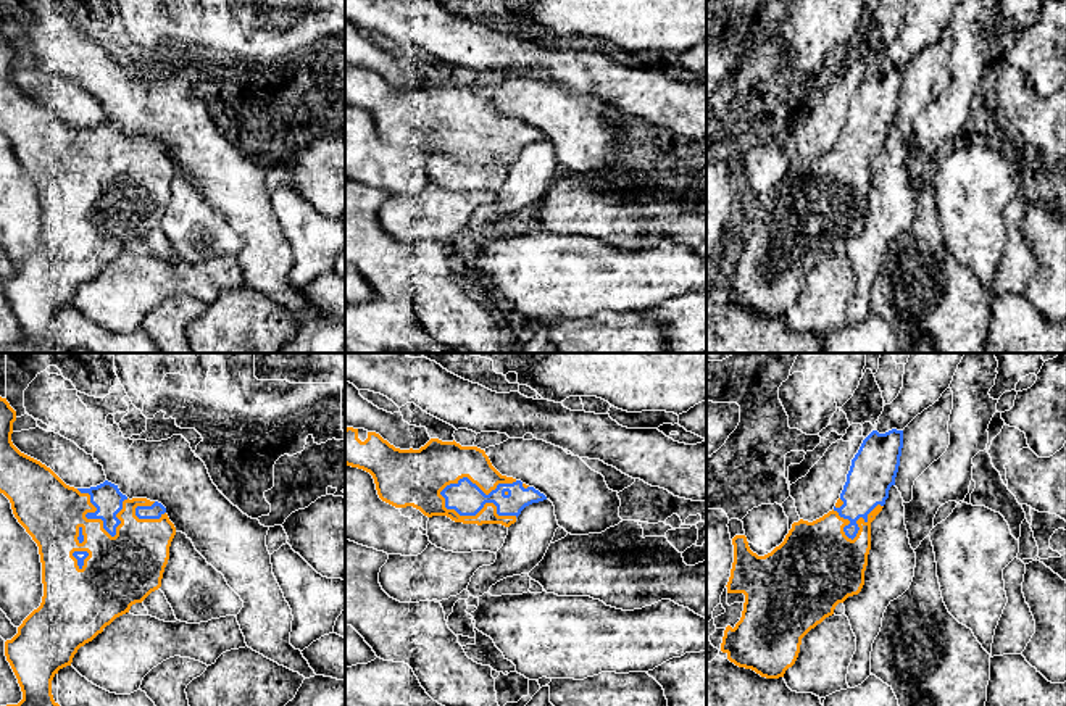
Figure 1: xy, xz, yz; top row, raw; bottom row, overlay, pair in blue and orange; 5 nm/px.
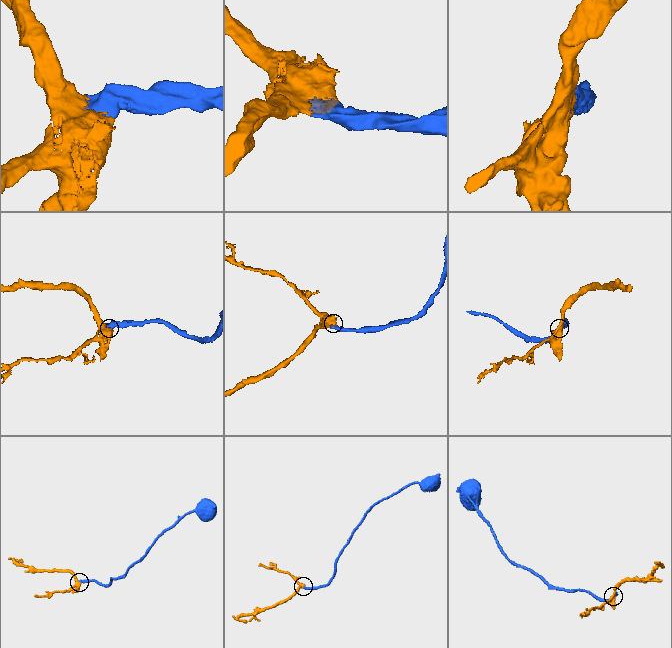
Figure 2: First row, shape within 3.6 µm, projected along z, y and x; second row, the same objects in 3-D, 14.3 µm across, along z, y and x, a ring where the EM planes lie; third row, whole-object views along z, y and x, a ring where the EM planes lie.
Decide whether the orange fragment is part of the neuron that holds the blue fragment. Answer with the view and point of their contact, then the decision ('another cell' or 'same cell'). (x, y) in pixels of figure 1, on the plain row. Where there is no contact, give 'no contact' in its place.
xz (476, 152) | same cell

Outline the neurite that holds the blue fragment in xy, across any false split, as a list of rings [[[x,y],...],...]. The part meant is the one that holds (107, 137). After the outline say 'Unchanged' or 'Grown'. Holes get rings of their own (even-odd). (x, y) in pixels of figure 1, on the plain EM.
[[[0,35],[0,132],[10,139],[15,156],[39,185],[44,235],[18,272],[5,280],[5,295],[23,338],[0,345],[0,353],[68,353],[53,338],[53,316],[71,305],[81,285],[161,226],[176,166],[161,142],[129,139],[108,119],[90,127],[66,124],[50,106],[13,84],[15,60],[16,50]]]. Grown

